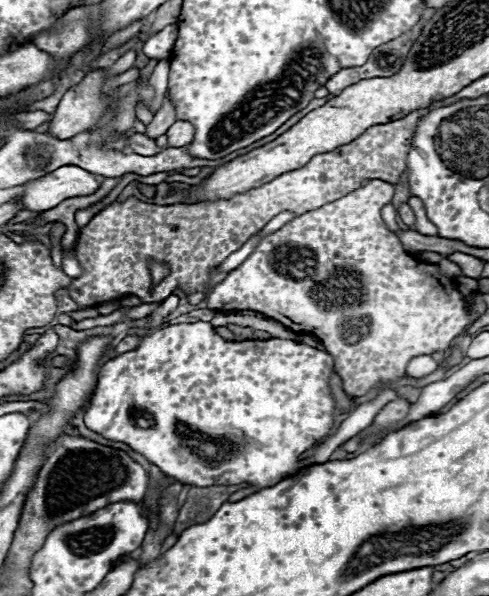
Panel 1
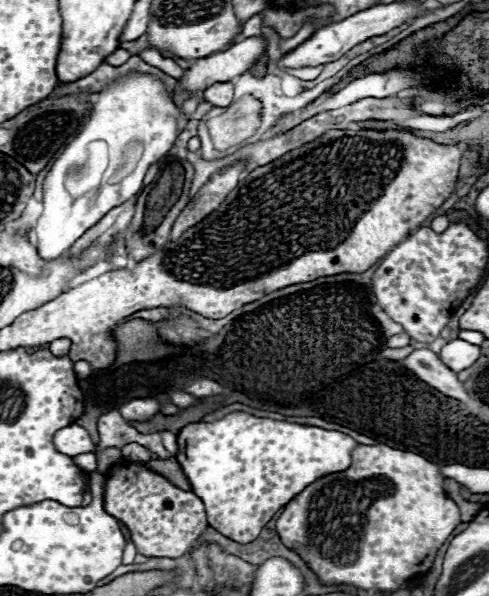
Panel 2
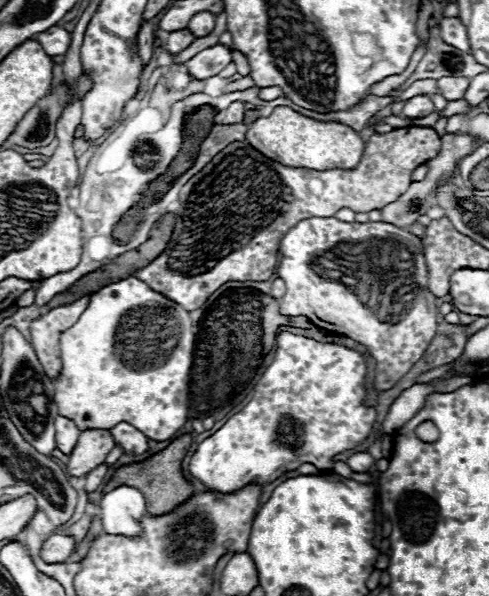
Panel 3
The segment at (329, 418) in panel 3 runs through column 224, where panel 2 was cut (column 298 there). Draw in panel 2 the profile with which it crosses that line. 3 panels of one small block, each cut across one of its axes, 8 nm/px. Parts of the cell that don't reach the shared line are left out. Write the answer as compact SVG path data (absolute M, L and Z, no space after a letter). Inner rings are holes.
M230 412L216 422L186 424L176 444L176 460L192 492L204 502L210 526L246 544L256 540L266 522L312 480L328 472L344 472L352 464L352 448L358 442L336 430Z

